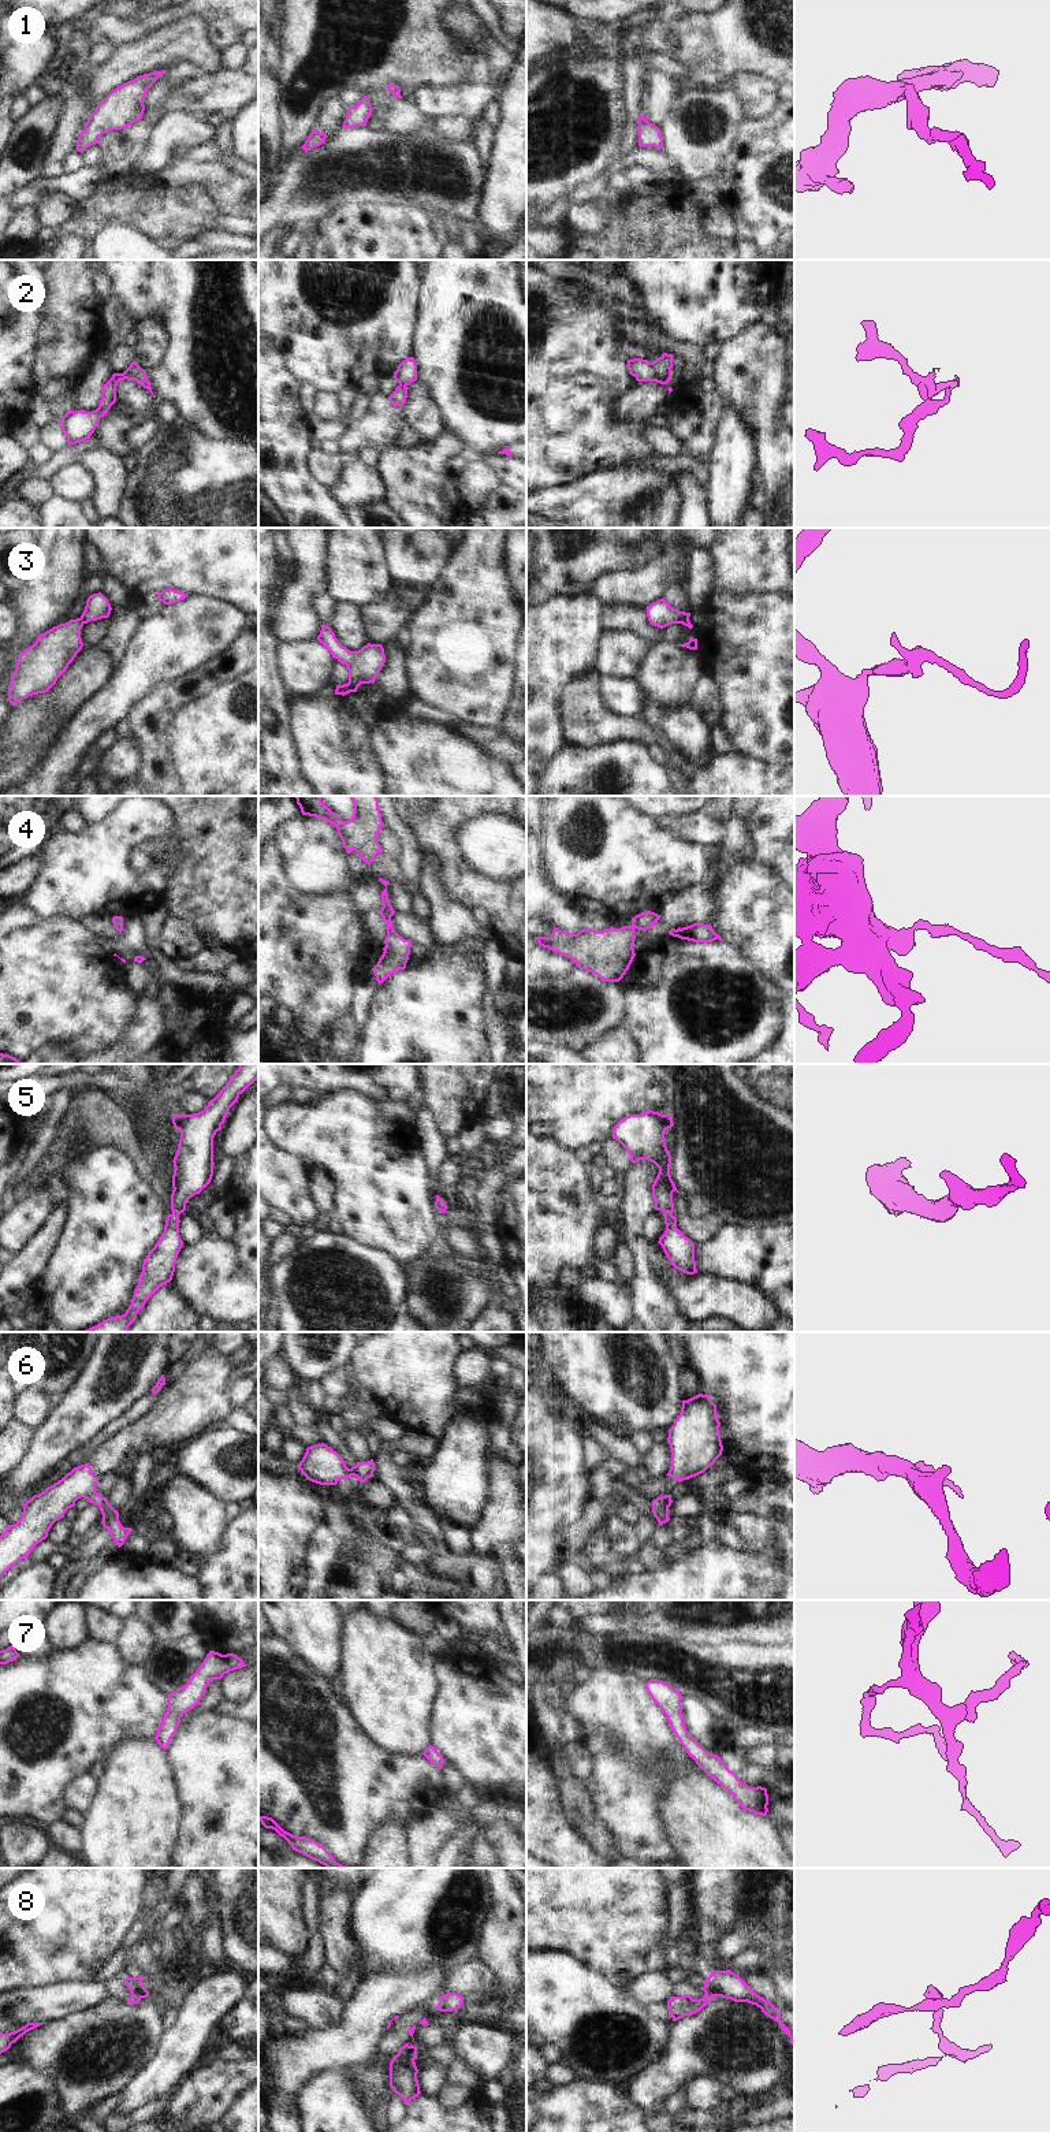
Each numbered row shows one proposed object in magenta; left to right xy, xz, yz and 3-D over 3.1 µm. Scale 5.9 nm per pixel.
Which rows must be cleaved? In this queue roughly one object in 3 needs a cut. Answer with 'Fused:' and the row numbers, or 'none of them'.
Fused: 2, 3, 8

